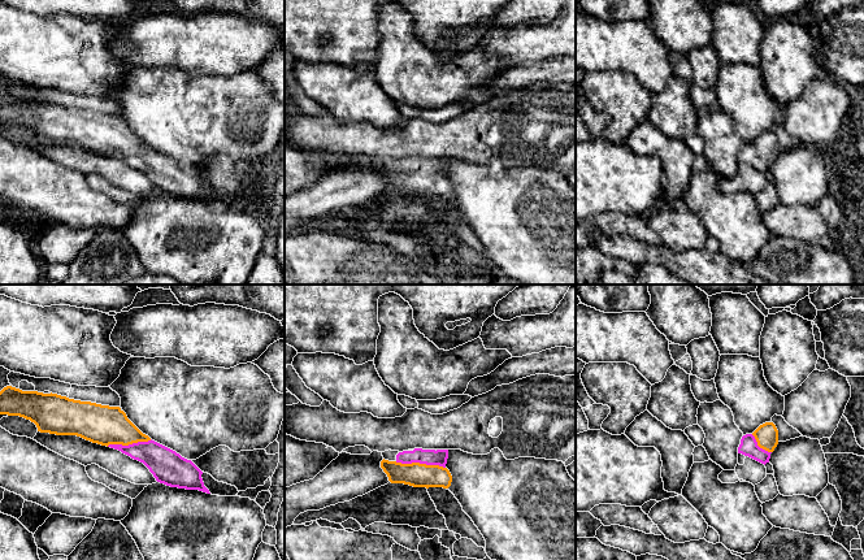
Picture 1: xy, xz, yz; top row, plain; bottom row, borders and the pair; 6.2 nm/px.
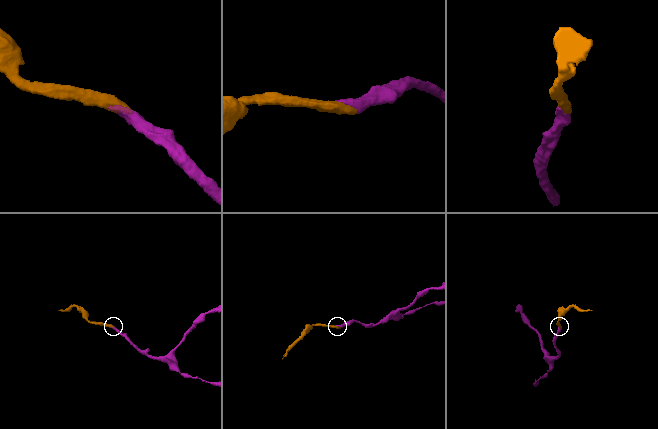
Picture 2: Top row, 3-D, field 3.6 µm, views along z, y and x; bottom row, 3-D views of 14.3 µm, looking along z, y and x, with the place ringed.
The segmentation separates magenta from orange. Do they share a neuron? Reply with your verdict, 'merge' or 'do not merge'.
merge

